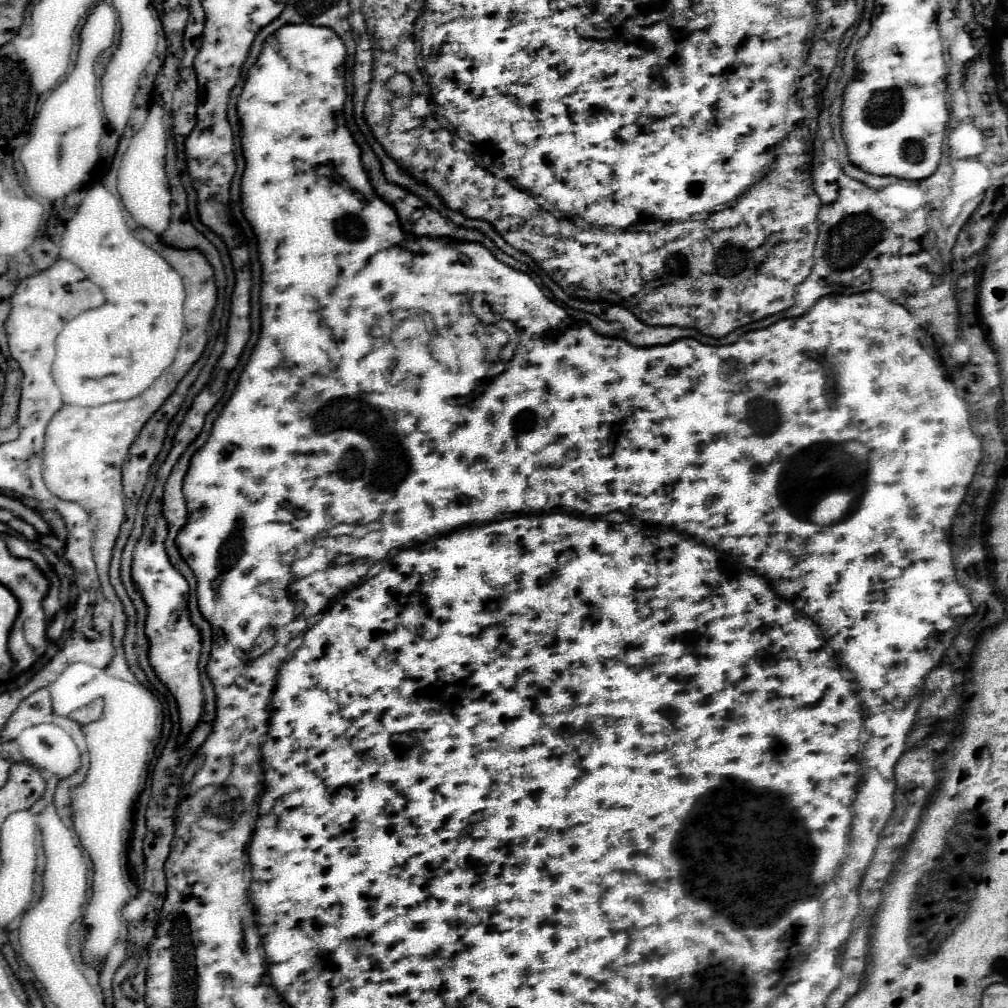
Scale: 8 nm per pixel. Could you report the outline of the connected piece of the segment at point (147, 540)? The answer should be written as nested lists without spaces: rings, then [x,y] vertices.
[[[145,513],[143,535],[133,551],[131,579],[147,605],[147,619],[145,619],[145,635],[149,639],[147,657],[161,683],[171,691],[171,695],[177,701],[179,723],[181,723],[179,745],[185,745],[189,733],[197,727],[201,719],[203,693],[201,693],[201,681],[197,669],[201,643],[199,643],[199,629],[195,629],[195,625],[191,625],[189,621],[189,585],[183,579],[183,575],[177,573],[175,567],[167,561],[167,553],[163,549],[165,537],[167,537],[167,523],[163,521],[163,515]]]

